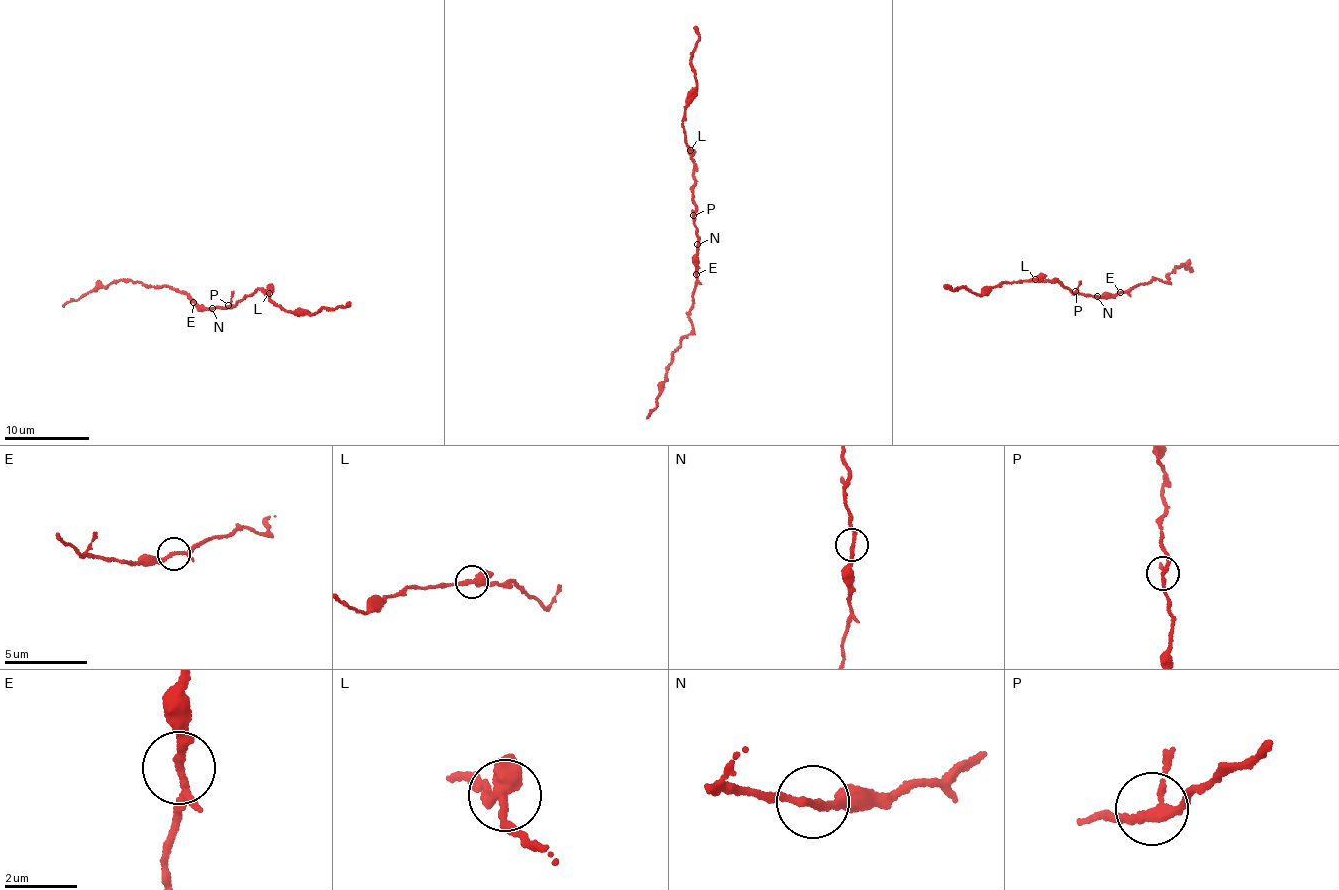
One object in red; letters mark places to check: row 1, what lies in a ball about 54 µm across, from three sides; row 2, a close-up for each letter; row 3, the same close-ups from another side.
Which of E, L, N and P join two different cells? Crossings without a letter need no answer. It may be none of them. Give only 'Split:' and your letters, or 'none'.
Split: none

